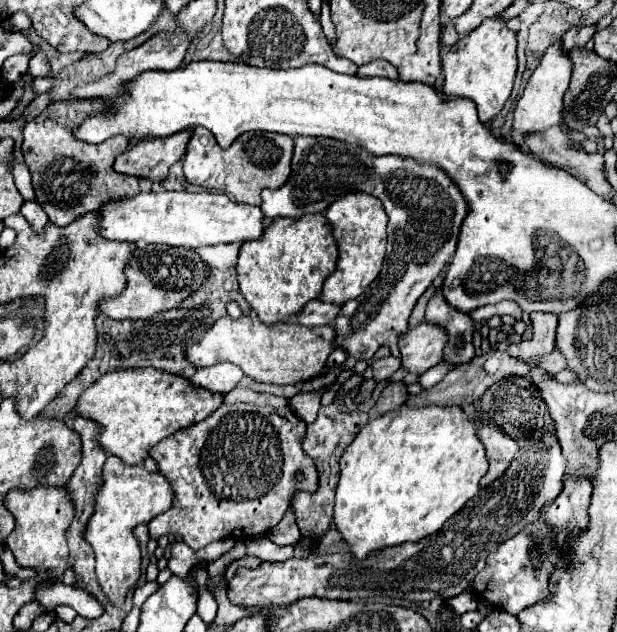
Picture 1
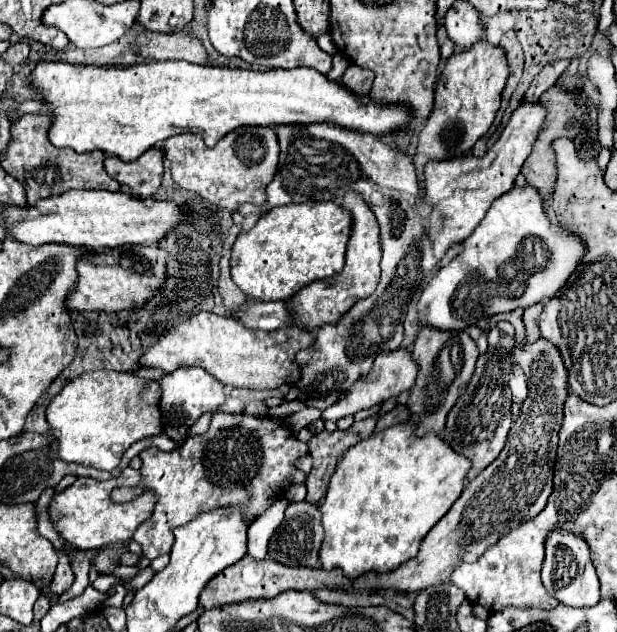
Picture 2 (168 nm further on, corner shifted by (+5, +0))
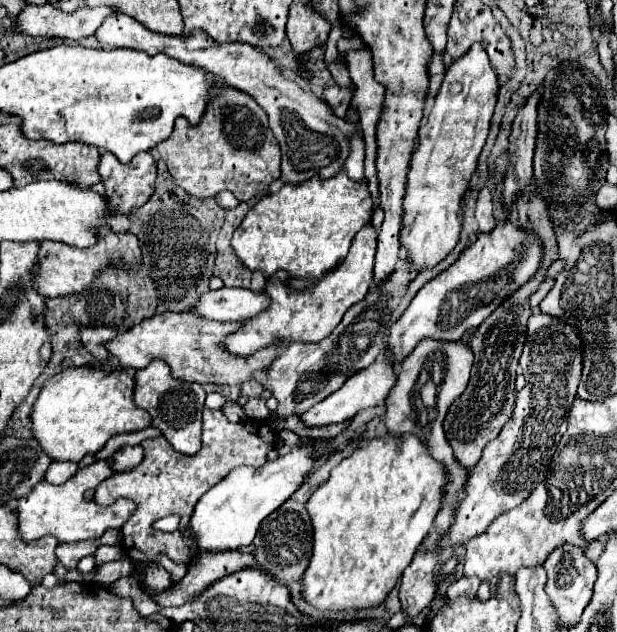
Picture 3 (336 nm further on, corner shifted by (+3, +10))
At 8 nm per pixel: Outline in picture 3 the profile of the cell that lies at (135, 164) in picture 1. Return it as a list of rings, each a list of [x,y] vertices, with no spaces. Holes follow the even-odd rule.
[[[111,152],[101,154],[97,172],[101,176],[101,184],[103,184],[103,196],[109,204],[109,212],[113,214],[129,214],[131,210],[143,206],[151,194],[153,194],[153,186],[155,186],[155,176],[157,176],[157,164],[151,156],[151,152],[139,152],[129,164],[121,164],[119,160],[115,160],[115,156]]]

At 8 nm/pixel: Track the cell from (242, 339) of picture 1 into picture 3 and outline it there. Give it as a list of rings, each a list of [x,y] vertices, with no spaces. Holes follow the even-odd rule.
[[[167,312],[161,316],[153,316],[149,320],[143,320],[141,324],[135,324],[127,332],[117,334],[115,338],[105,342],[105,348],[109,350],[111,356],[119,360],[121,368],[127,372],[145,368],[149,360],[159,358],[171,368],[171,376],[175,380],[235,386],[251,380],[255,372],[263,372],[265,368],[269,368],[269,360],[277,356],[277,346],[263,348],[261,352],[255,352],[253,356],[247,356],[247,358],[229,356],[221,348],[221,342],[237,328],[239,328],[237,322],[201,320],[199,316],[193,316],[193,312]]]

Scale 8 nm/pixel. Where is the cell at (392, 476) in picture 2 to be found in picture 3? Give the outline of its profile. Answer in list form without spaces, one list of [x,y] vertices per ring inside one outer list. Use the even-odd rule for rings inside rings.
[[[385,434],[383,438],[367,442],[367,446],[355,448],[307,500],[307,512],[313,524],[313,554],[301,576],[301,598],[319,612],[373,610],[381,606],[433,526],[437,508],[441,508],[445,482],[443,464],[429,456],[425,444],[417,440],[417,436],[409,434],[399,442]]]

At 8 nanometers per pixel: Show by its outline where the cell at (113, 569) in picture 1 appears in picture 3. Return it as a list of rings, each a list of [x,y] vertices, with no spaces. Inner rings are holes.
[[[99,460],[87,468],[79,468],[77,474],[73,478],[69,478],[65,484],[55,486],[45,480],[35,484],[29,494],[25,494],[23,498],[17,500],[15,510],[17,510],[17,520],[19,520],[19,524],[17,524],[19,538],[23,542],[31,542],[31,540],[39,540],[43,536],[53,536],[59,542],[71,544],[71,542],[99,538],[109,528],[121,528],[121,522],[125,522],[127,516],[133,514],[135,504],[131,500],[121,498],[117,504],[111,504],[109,508],[101,508],[95,502],[83,500],[85,490],[97,488],[97,484],[101,484],[111,474],[113,474],[111,466],[105,460]]]

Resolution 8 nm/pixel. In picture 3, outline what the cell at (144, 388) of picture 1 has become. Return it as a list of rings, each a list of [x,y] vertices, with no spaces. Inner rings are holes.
[[[99,366],[67,368],[47,378],[31,408],[29,418],[31,418],[33,438],[39,442],[43,452],[51,460],[71,460],[71,462],[79,462],[85,454],[99,452],[111,436],[125,434],[125,432],[137,432],[149,426],[149,414],[133,404],[133,376],[129,376],[121,368],[111,374],[105,374]]]

